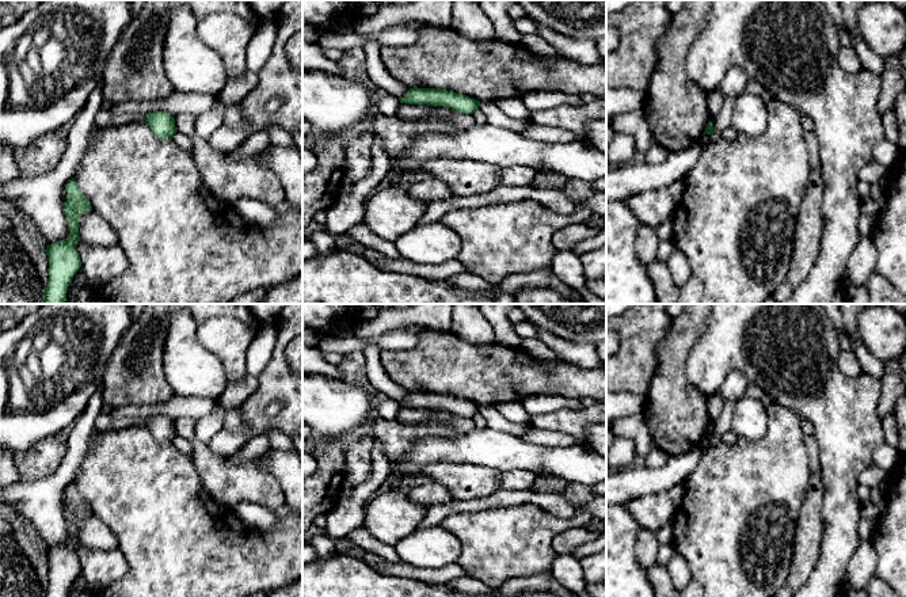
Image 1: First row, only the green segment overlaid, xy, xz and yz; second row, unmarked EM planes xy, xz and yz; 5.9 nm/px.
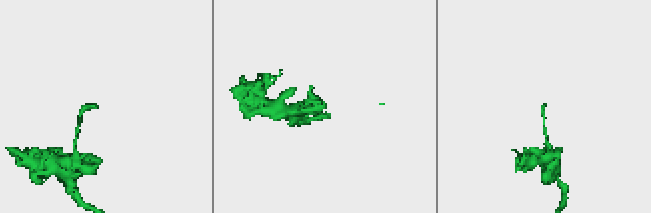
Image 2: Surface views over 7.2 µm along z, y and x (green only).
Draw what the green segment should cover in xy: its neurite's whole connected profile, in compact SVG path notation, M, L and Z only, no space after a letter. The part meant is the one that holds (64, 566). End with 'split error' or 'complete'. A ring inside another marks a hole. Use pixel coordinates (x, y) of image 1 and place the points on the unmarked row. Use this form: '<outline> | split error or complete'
M73 482L65 488L65 497L68 505L62 506L62 510L71 541L52 547L45 554L49 562L49 586L45 590L45 597L66 597L75 578L81 571L76 554L76 547L80 544L79 525L83 517L92 514L92 510Z | complete

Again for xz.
M410 392L406 402L399 402L400 407L444 410L460 418L473 418L480 406L446 393L439 392Z | complete

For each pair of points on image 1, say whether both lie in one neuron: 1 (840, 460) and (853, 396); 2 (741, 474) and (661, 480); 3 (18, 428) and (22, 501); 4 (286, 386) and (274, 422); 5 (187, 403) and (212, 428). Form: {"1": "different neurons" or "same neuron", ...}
{"1": "same neuron", "2": "different neurons", "3": "different neurons", "4": "same neuron", "5": "different neurons"}

